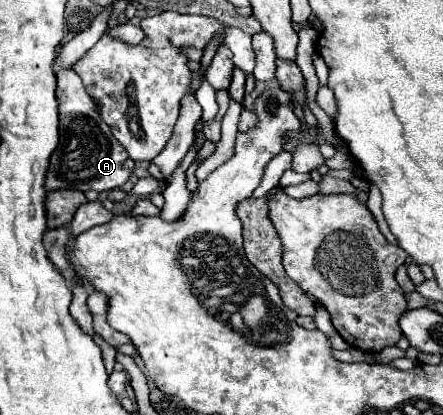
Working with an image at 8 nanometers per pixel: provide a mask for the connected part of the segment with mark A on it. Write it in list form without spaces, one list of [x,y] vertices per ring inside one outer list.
[[[57,70],[57,102],[59,102],[59,144],[49,158],[45,174],[45,190],[113,190],[127,182],[135,162],[115,142],[111,128],[99,118],[95,102],[83,90],[81,78],[73,70]]]

